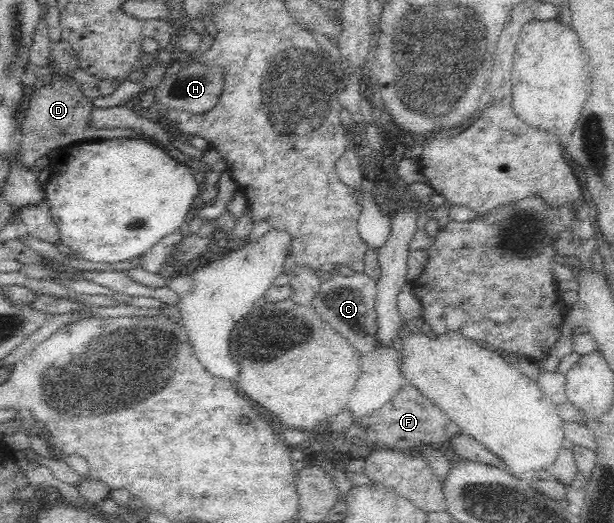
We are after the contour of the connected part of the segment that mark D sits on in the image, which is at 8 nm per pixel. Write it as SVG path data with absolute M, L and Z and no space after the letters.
M62 37L59 40L50 43L51 52L49 52L49 64L47 64L47 67L51 68L50 80L53 80L52 83L42 83L45 86L32 89L29 105L23 109L19 117L19 128L22 133L22 135L17 136L19 139L19 163L23 167L27 167L27 169L34 168L36 160L46 156L51 149L63 148L73 142L131 138L150 140L152 144L167 152L168 156L175 158L180 164L185 164L191 172L199 169L204 176L204 183L215 185L219 182L220 172L205 168L207 165L202 161L186 156L171 145L163 146L160 140L156 140L152 136L147 137L143 132L137 133L137 130L131 128L99 129L91 127L88 124L88 118L95 108L94 100L85 96L85 93L82 92L82 84L76 82L72 76L72 72L79 68L78 58L72 44L63 40Z

